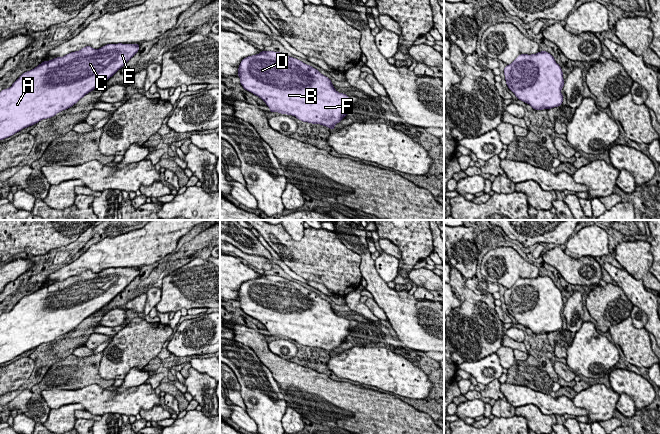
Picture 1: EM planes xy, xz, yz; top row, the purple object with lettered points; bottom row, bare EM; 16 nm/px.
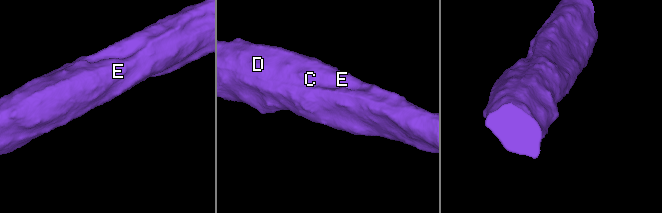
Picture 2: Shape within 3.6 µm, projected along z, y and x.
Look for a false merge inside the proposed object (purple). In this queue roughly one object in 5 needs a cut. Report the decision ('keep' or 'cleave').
keep

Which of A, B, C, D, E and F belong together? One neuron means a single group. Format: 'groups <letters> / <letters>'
groups A B C D E F

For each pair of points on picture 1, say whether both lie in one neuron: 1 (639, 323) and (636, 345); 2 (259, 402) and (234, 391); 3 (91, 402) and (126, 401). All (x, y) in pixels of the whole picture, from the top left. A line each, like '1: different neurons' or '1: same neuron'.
1: different neurons
2: different neurons
3: same neuron

